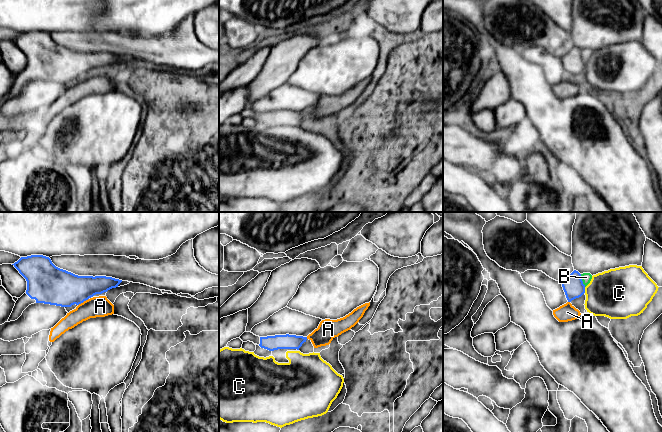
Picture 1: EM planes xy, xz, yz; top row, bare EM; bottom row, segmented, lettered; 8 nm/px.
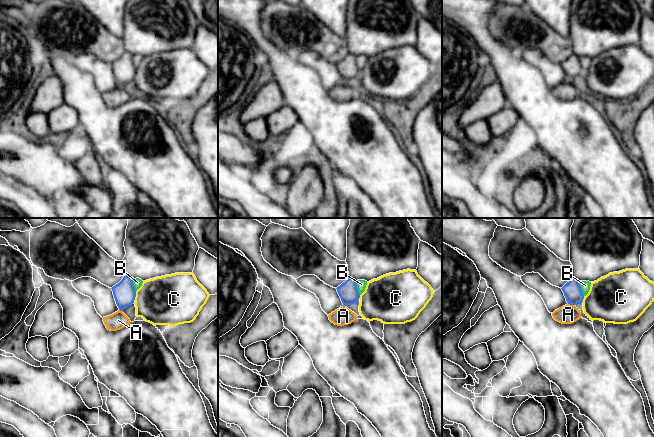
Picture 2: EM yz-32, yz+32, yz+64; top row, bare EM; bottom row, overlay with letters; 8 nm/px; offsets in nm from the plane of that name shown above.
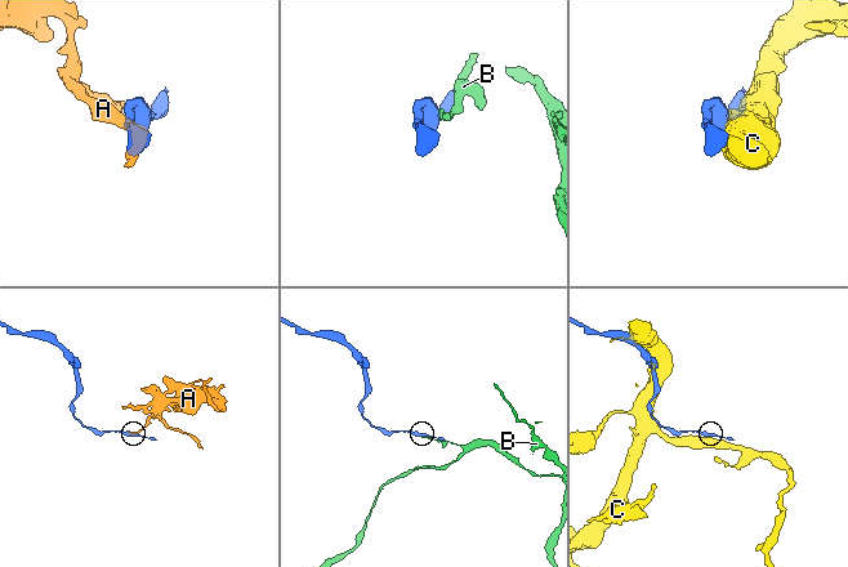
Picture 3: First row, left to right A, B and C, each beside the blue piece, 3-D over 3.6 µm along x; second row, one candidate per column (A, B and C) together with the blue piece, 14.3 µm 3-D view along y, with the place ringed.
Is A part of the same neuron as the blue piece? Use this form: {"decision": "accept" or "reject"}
{"decision": "reject"}

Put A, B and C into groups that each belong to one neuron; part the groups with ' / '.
A / B / C

